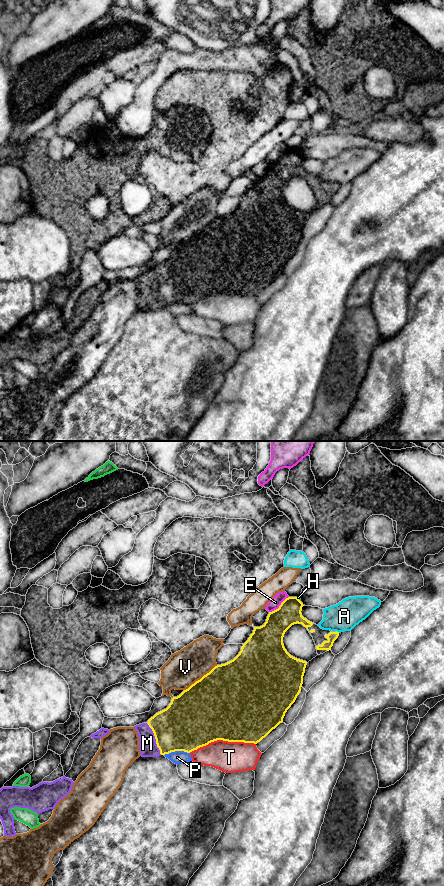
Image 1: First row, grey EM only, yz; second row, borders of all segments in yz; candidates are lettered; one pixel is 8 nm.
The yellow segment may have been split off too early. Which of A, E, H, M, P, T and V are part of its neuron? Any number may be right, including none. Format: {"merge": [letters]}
{"merge": ["M"]}

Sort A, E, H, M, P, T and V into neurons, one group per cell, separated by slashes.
A / E / H / M / P / T / V

